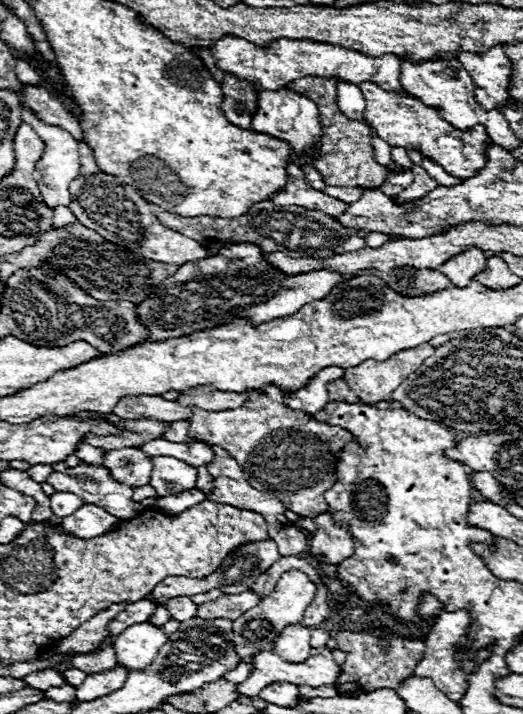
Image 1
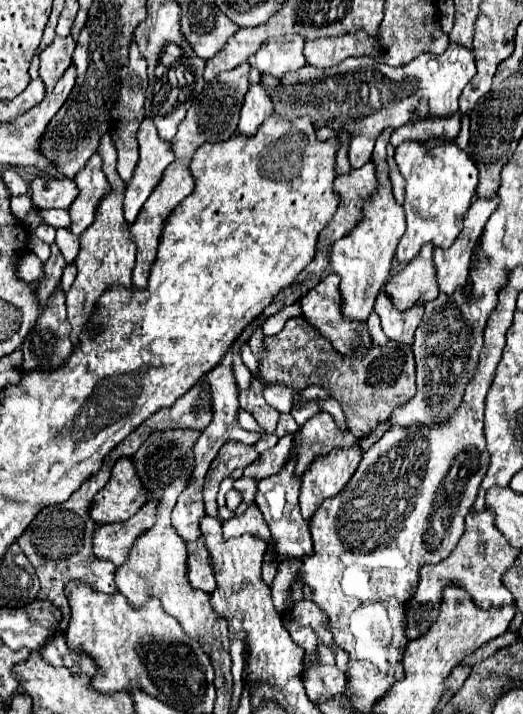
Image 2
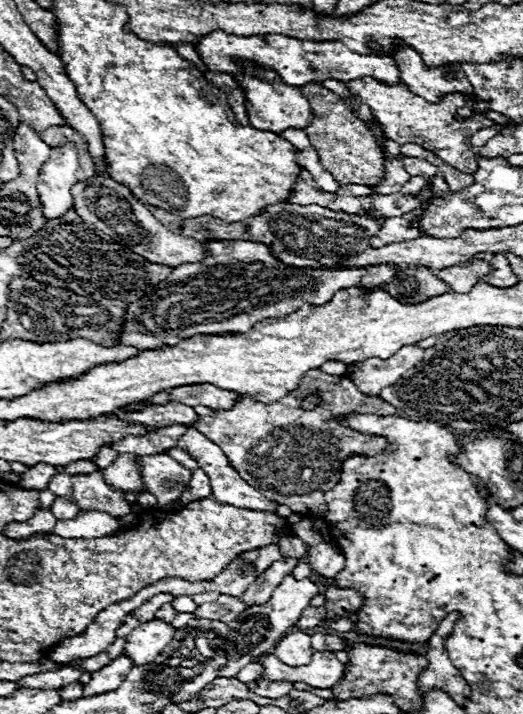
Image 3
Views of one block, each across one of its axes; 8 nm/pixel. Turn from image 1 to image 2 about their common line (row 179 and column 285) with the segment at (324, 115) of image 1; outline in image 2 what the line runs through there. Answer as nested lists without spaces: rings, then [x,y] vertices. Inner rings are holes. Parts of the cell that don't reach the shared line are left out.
[[[300,316],[290,318],[282,332],[274,336],[264,336],[258,368],[258,374],[252,374],[250,388],[240,388],[238,402],[240,408],[250,412],[267,434],[275,433],[280,416],[277,410],[263,401],[264,388],[272,382],[284,384],[294,390],[304,390],[308,386],[324,386],[340,402],[342,412],[346,416],[346,424],[356,438],[364,438],[378,422],[388,420],[392,410],[408,402],[416,392],[412,348],[400,348],[396,340],[388,340],[386,346],[358,346],[354,356],[342,356],[332,348],[328,338],[324,338]]]

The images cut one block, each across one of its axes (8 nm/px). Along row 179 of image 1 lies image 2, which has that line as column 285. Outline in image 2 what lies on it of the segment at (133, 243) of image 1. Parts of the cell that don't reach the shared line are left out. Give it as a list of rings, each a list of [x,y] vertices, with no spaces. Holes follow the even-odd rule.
[[[450,44],[440,56],[420,54],[416,60],[400,68],[378,64],[368,56],[348,58],[340,66],[328,70],[304,66],[286,74],[282,84],[270,90],[270,96],[274,100],[276,114],[288,118],[310,116],[318,128],[326,124],[326,118],[332,118],[332,112],[342,112],[342,108],[346,108],[346,112],[342,112],[344,126],[352,134],[348,158],[352,168],[360,168],[370,160],[374,142],[384,128],[400,128],[408,122],[456,114],[458,96],[474,74],[476,66],[472,52],[464,46]]]

